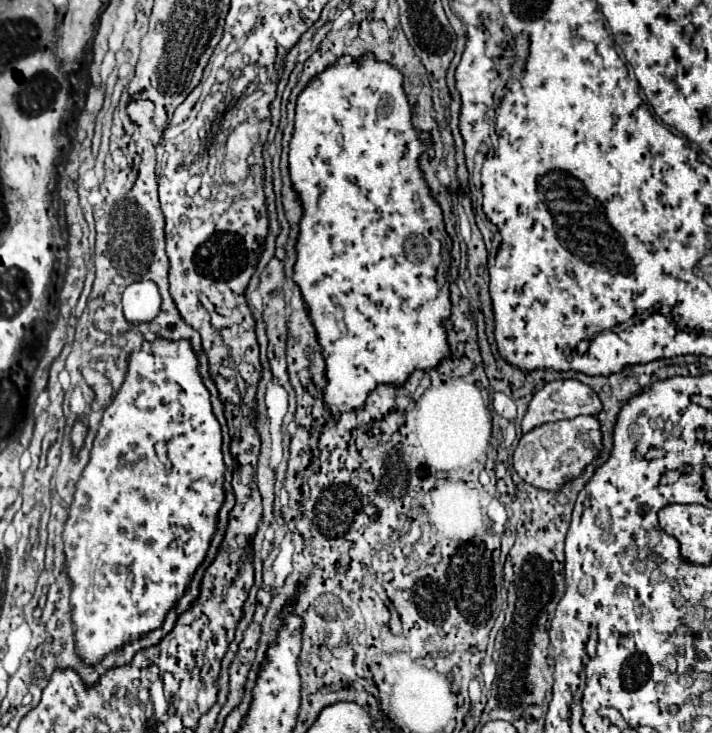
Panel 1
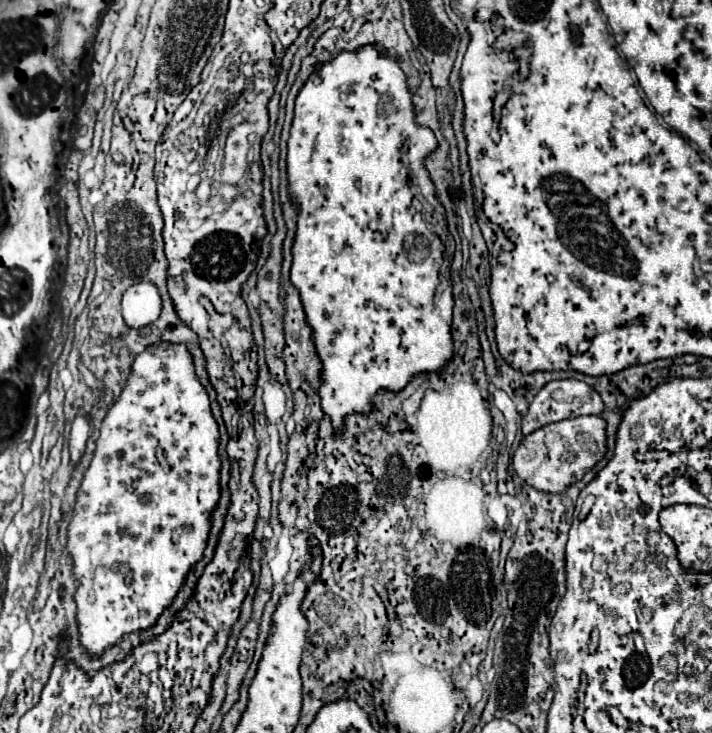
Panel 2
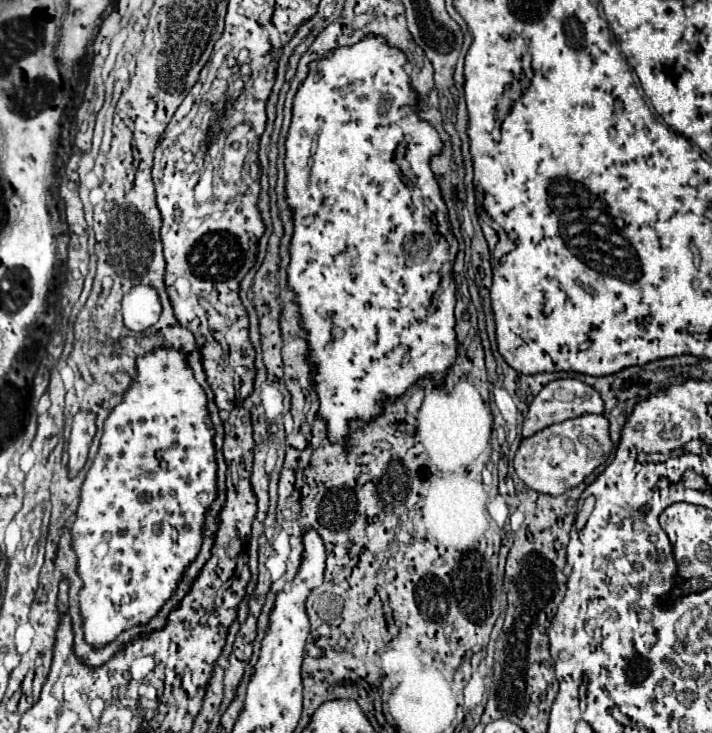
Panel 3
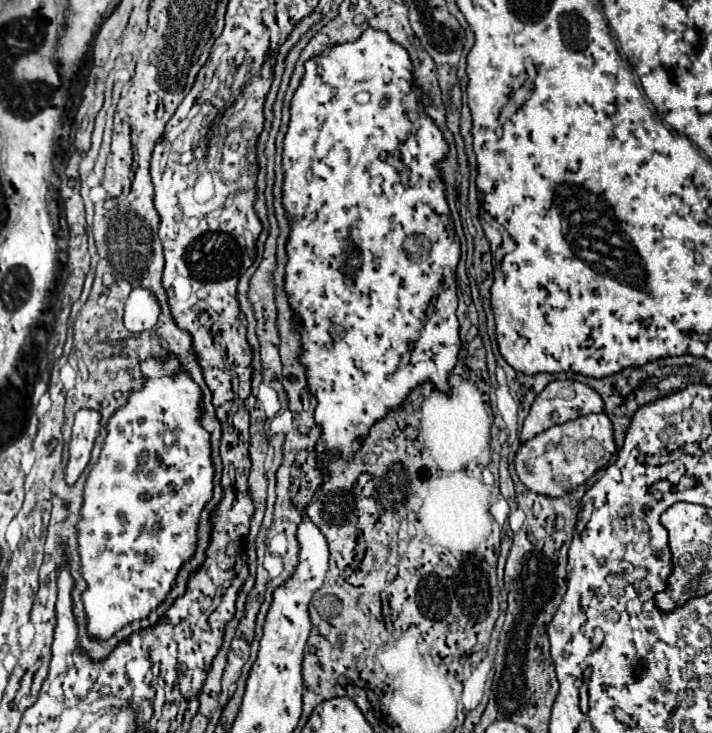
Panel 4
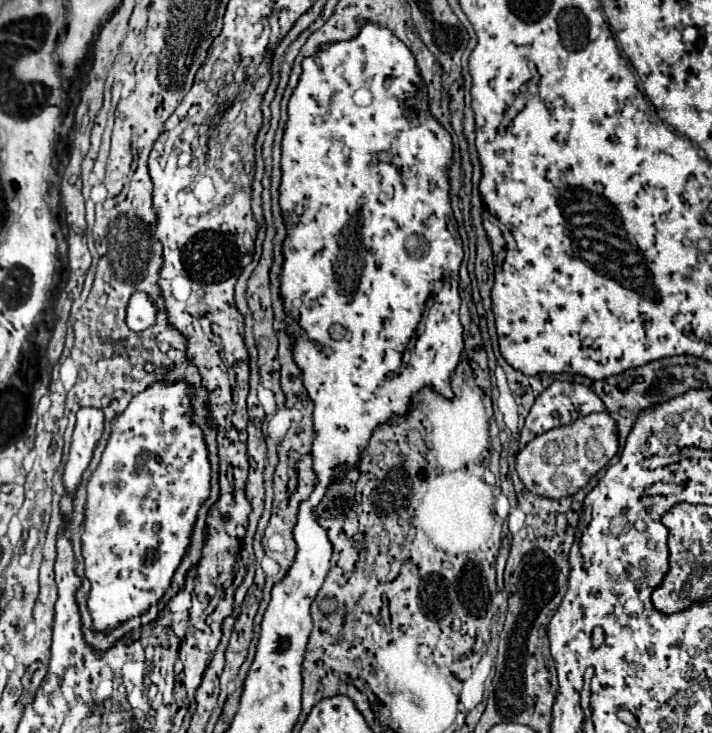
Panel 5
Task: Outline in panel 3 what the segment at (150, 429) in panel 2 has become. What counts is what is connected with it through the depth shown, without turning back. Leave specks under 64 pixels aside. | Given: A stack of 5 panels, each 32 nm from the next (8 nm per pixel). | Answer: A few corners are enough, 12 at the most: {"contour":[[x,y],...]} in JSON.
{"contour":[[172,348],[104,422],[72,524],[84,636],[148,622],[216,498]]}

